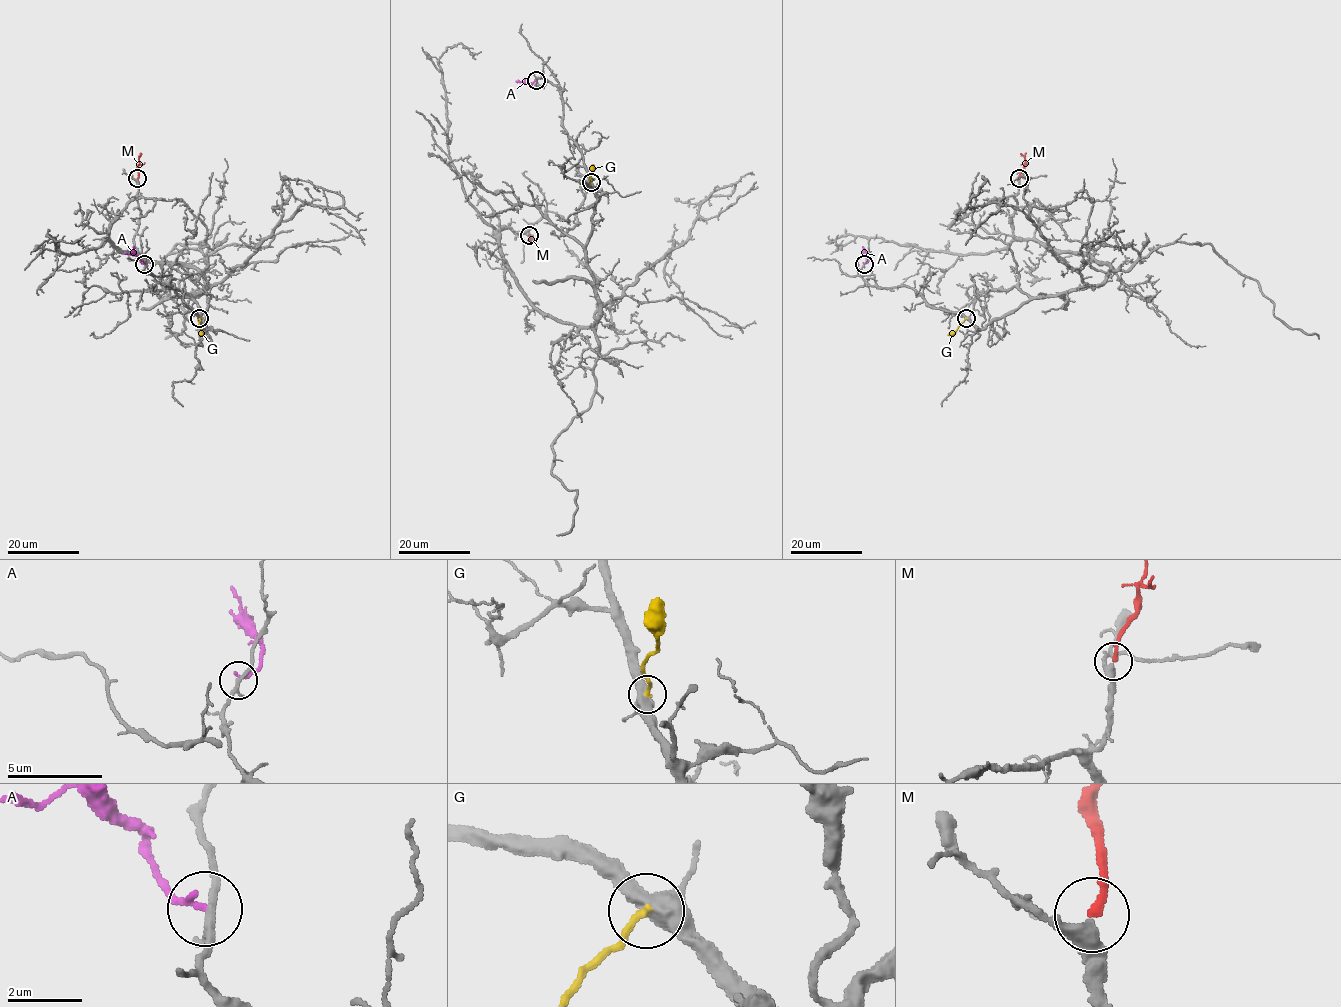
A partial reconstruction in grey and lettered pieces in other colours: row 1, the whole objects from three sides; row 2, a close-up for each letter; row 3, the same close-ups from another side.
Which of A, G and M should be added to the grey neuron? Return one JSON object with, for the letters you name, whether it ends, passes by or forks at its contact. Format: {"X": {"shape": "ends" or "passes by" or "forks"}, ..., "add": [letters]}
{"M": {"shape": "ends"}, "add": ["M"]}

